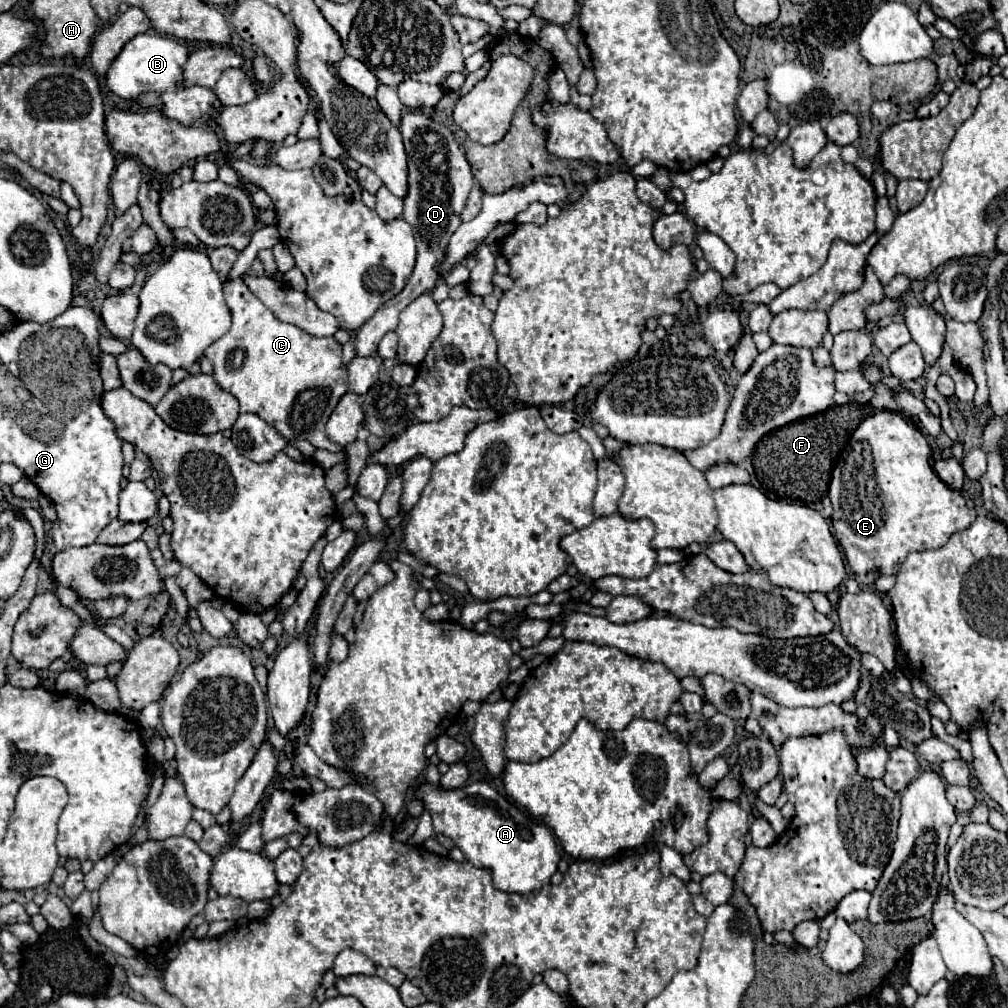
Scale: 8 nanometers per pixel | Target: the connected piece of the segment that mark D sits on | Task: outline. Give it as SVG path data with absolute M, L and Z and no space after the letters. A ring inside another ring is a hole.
M406 111L400 123L400 133L406 145L406 155L408 155L408 195L404 199L404 213L402 217L410 223L412 231L414 231L414 239L418 245L418 259L416 259L416 267L414 273L408 281L408 285L390 301L386 301L376 313L374 317L358 329L352 345L356 349L358 357L368 357L374 355L378 349L380 339L388 333L394 331L398 325L398 315L402 313L402 309L412 303L418 295L428 293L436 287L438 281L438 273L436 273L436 263L444 257L446 253L446 245L450 235L458 229L460 221L460 211L466 205L468 193L474 185L474 175L470 171L470 165L466 161L466 155L462 153L460 145L456 143L454 133L436 123L434 119L430 119L424 113L418 111Z

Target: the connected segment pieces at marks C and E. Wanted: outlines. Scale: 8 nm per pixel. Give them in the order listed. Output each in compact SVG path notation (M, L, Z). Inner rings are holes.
M242 277L224 283L224 301L232 317L230 331L214 345L210 345L204 353L214 365L216 383L238 399L240 413L260 415L288 441L308 439L318 449L326 449L332 453L340 451L340 447L326 437L324 427L336 403L348 391L348 375L342 367L342 345L338 345L334 337L312 337L296 325L278 321L266 305L260 305L258 297L252 297L252 291L242 281Z
M878 411L858 425L850 437L848 451L832 471L828 497L834 507L834 535L846 553L856 581L868 587L882 575L896 575L908 553L940 549L952 533L970 527L976 519L976 511L968 509L962 493L944 485L932 471L930 445L920 429L894 411Z

